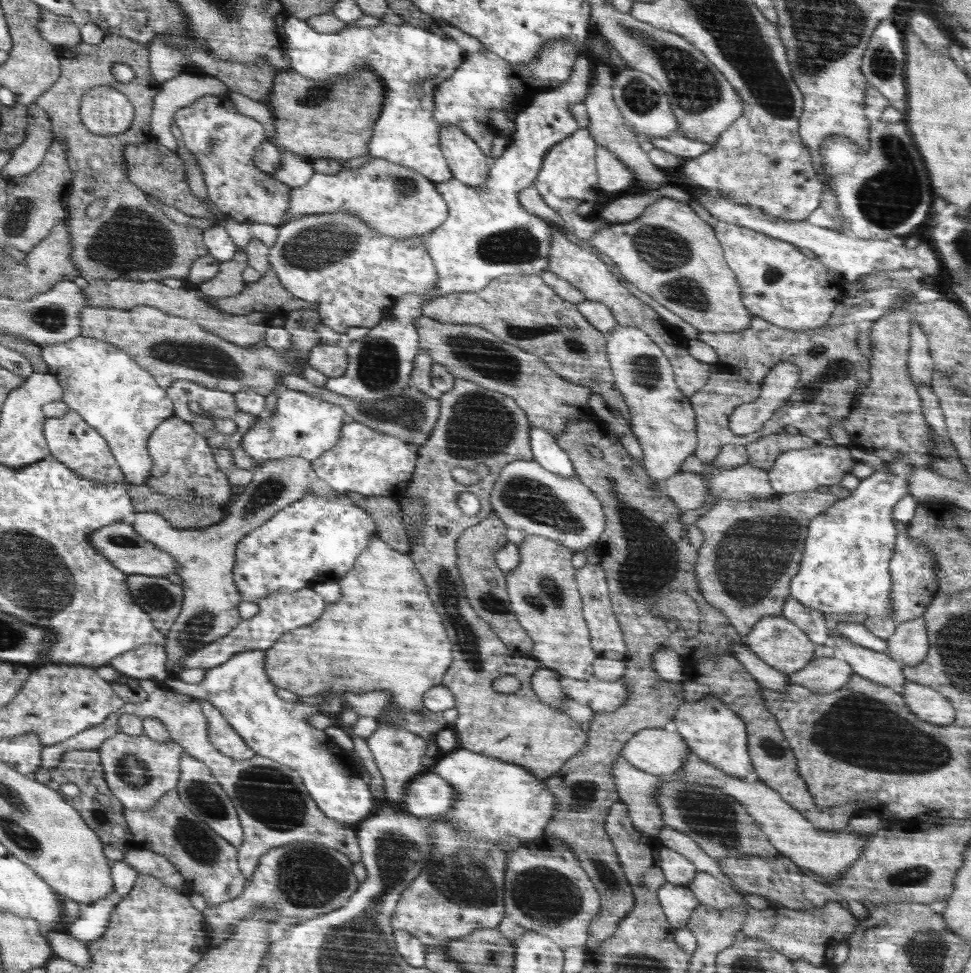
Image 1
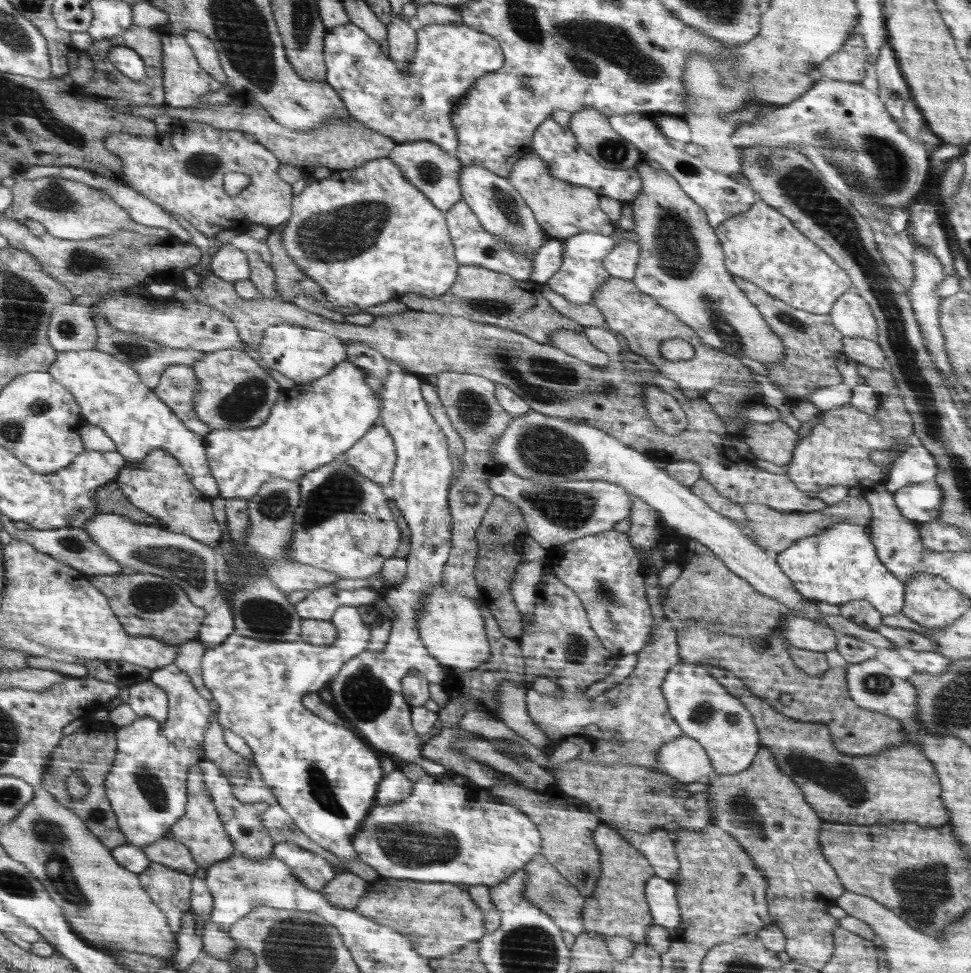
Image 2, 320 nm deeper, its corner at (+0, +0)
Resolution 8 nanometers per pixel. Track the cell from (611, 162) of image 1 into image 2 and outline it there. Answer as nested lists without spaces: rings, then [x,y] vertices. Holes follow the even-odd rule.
[[[584,107],[572,113],[569,128],[574,133],[581,150],[585,150],[606,168],[616,170],[634,168],[634,164],[640,160],[638,149],[611,126],[608,115],[597,111],[594,107]]]

